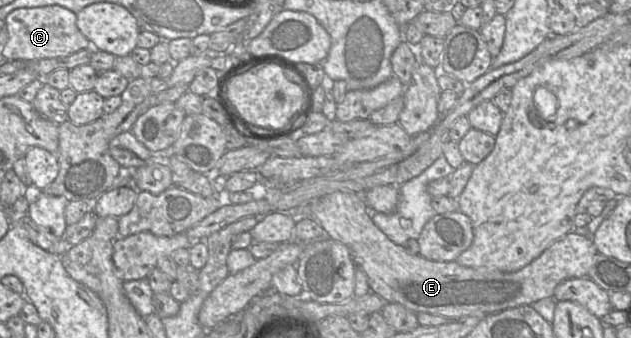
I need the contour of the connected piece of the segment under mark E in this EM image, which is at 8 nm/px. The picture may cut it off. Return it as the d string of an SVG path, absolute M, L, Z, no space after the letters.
M336 191L327 194L311 204L310 216L326 232L326 236L344 244L351 252L356 265L359 265L368 277L371 292L386 302L399 303L415 313L430 313L448 318L460 318L469 315L488 315L520 305L553 297L555 287L564 280L586 277L593 264L597 249L594 242L576 233L567 233L549 245L537 258L514 272L503 272L488 267L468 267L457 261L432 261L420 254L411 255L392 242L373 222L370 209L361 194Z

